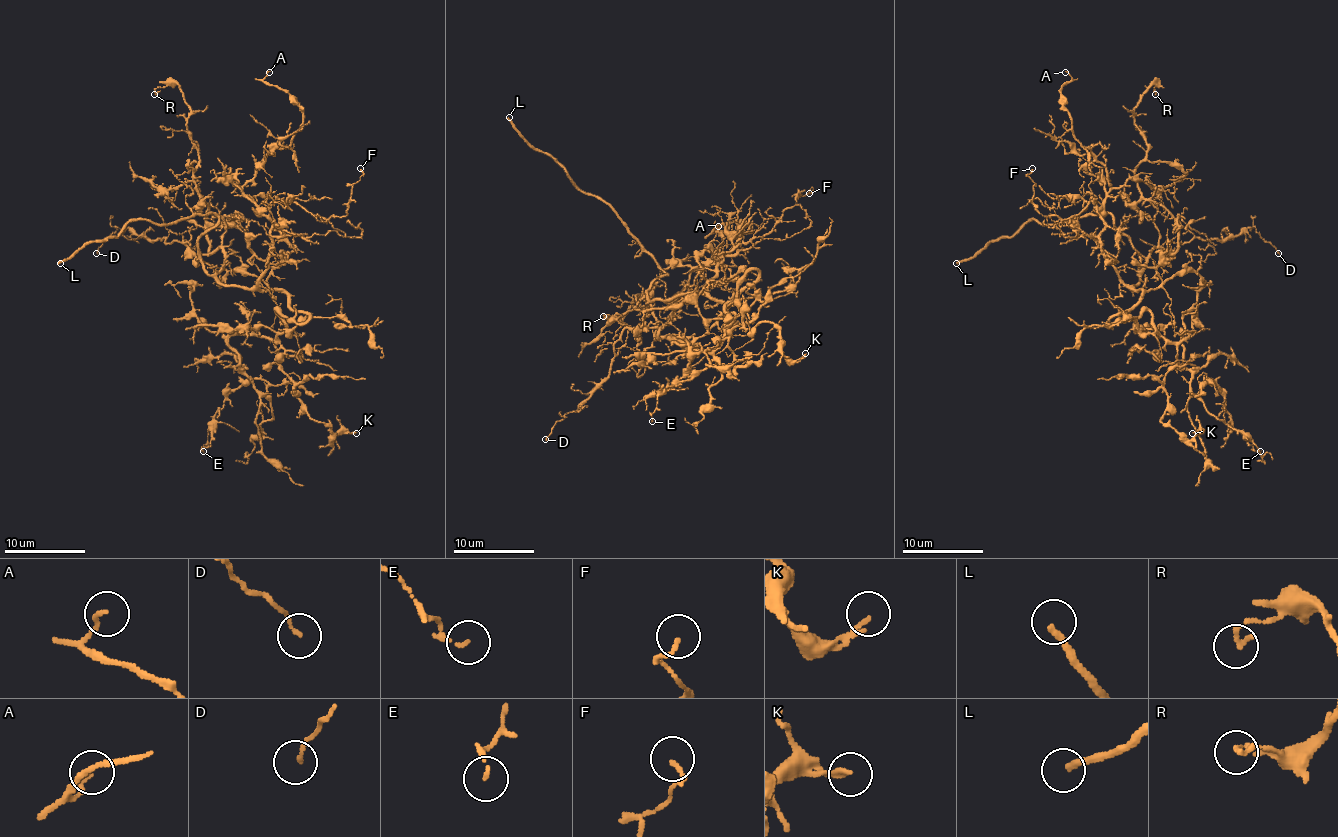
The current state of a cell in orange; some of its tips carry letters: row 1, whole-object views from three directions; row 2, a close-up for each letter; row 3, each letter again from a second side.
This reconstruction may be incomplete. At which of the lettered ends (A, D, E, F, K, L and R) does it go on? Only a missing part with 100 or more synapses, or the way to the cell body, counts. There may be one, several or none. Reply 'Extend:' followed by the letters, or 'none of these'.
Extend: L

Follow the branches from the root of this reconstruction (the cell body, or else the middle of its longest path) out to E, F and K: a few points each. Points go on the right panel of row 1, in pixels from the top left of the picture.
E: (1141, 290), (1123, 314), (1143, 334), (1188, 334), (1190, 389), (1210, 378), (1260, 451)
F: (1141, 290), (1121, 280), (1095, 237), (1077, 237), (1079, 231), (1067, 237), (1044, 223), (1032, 201), (1032, 168)
K: (1141, 290), (1123, 314), (1178, 350), (1161, 423), (1188, 439), (1200, 433), (1192, 433)

